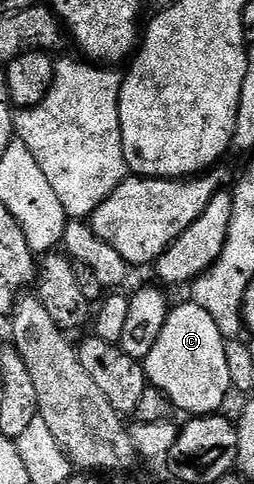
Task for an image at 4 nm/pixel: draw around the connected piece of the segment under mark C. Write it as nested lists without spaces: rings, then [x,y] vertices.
[[[186,302],[187,304],[183,304],[180,308],[172,307],[170,311],[167,313],[167,321],[165,322],[165,326],[161,330],[161,338],[157,338],[156,344],[153,346],[153,350],[149,350],[149,354],[147,355],[145,361],[145,371],[147,374],[147,379],[149,381],[150,387],[152,388],[160,388],[168,398],[170,398],[172,405],[176,409],[179,408],[183,412],[188,412],[186,415],[188,417],[194,418],[197,416],[209,416],[220,411],[219,408],[223,403],[227,400],[227,395],[232,395],[233,389],[231,386],[231,379],[229,378],[229,366],[225,366],[225,346],[227,345],[227,341],[224,340],[223,335],[221,334],[221,330],[217,330],[217,322],[213,322],[213,318],[210,314],[205,310],[201,310],[201,306],[197,306],[194,302]]]

